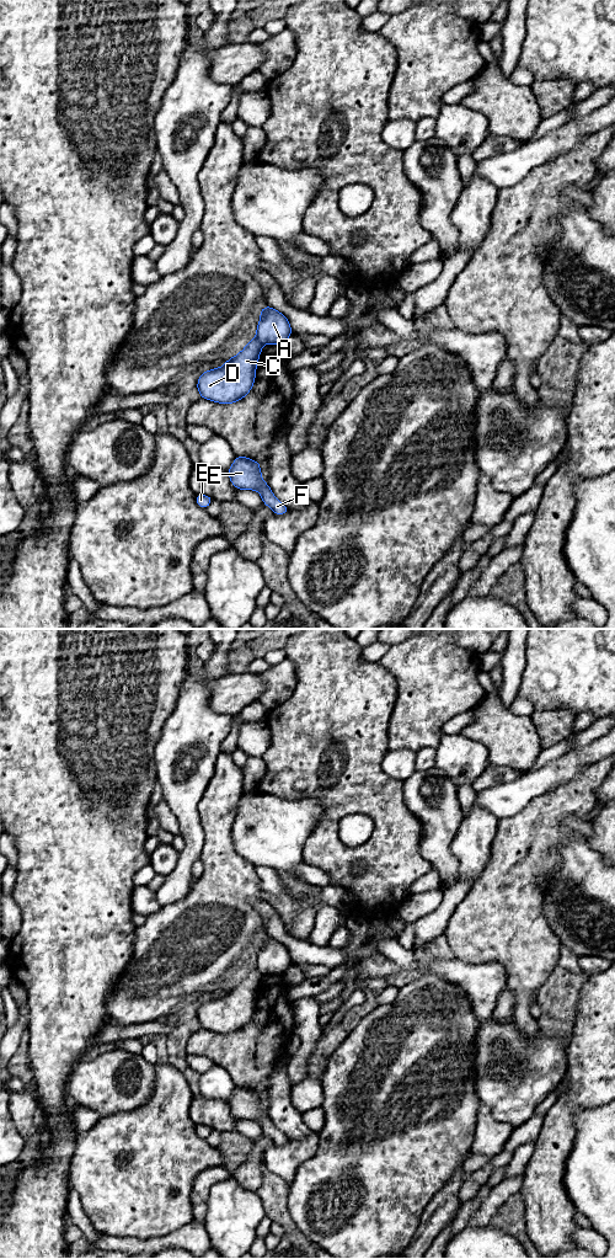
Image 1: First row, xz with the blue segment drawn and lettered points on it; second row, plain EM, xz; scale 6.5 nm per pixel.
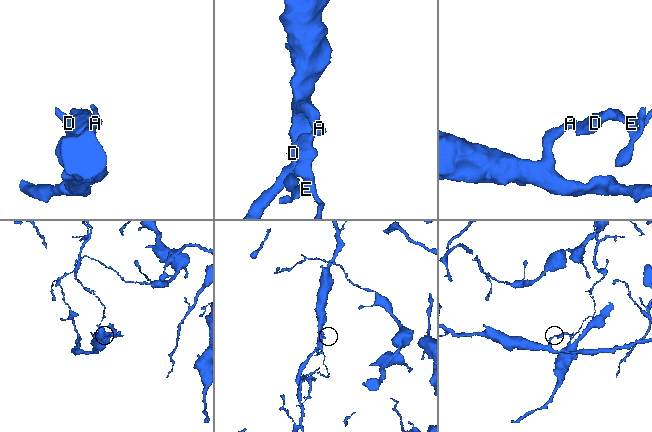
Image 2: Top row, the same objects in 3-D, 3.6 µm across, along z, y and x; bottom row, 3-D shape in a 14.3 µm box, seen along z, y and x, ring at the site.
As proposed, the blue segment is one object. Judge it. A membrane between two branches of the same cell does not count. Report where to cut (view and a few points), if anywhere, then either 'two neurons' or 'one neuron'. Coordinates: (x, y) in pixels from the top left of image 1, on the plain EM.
xz (256, 967), (262, 975) | two neurons

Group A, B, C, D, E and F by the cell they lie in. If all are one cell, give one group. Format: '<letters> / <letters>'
A / B C D E F

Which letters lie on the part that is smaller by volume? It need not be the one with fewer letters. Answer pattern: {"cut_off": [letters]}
{"cut_off": ["B", "C", "D", "E", "F"]}

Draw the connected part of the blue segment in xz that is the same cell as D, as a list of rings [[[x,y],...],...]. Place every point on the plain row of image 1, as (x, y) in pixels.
[[[252,969],[223,997],[203,1002],[197,1013],[202,1029],[232,1034],[246,1026],[255,1013],[262,976],[257,969]]]

